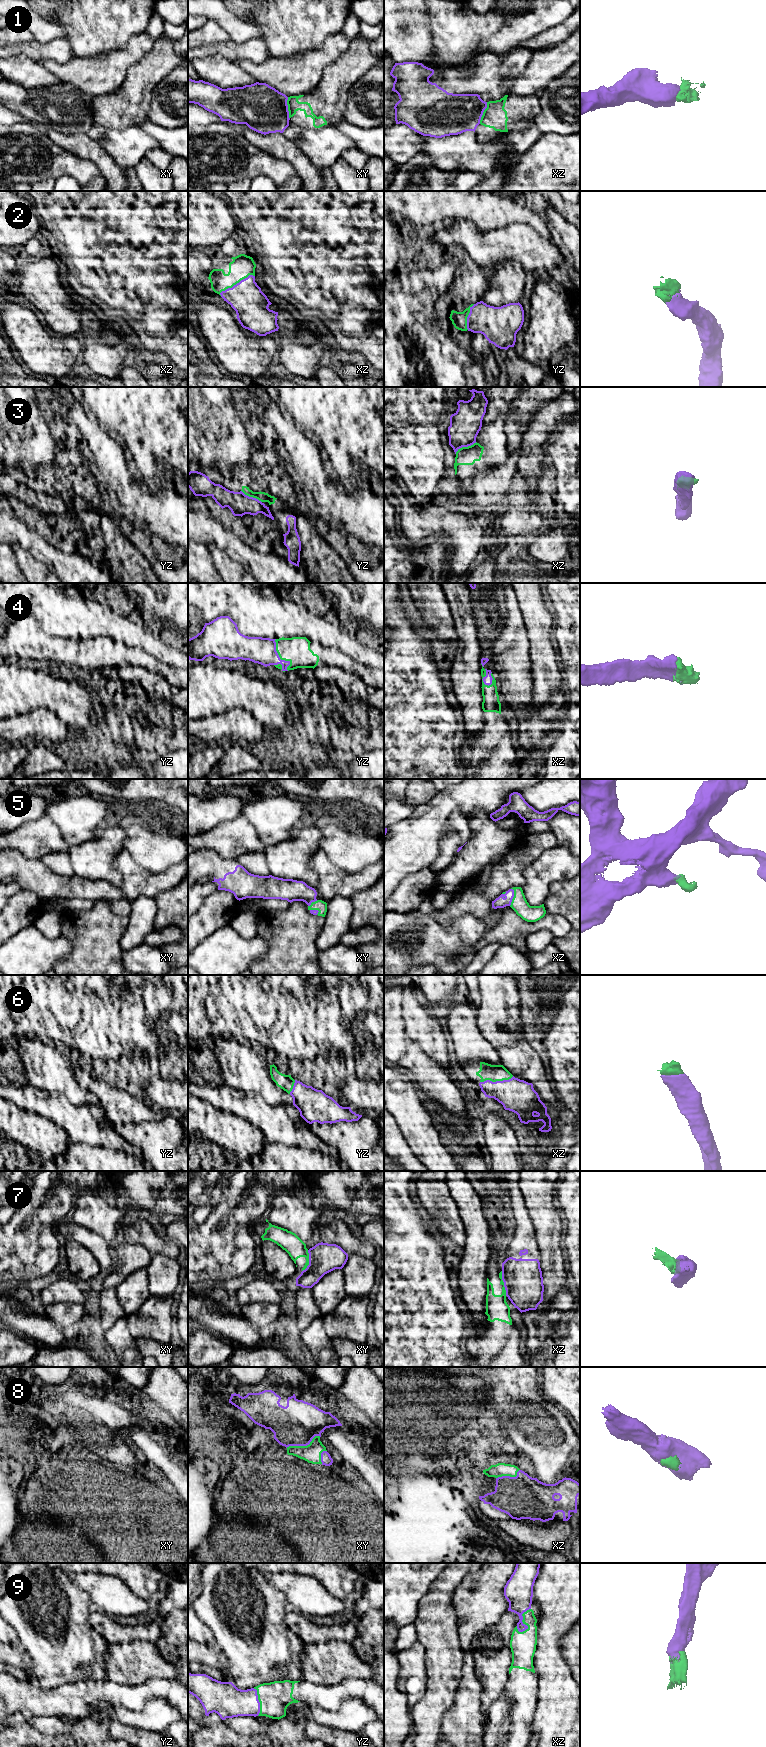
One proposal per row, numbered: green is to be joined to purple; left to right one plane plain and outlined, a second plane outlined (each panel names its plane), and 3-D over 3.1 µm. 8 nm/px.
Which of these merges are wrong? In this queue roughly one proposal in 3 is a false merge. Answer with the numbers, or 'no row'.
1, 3, 7

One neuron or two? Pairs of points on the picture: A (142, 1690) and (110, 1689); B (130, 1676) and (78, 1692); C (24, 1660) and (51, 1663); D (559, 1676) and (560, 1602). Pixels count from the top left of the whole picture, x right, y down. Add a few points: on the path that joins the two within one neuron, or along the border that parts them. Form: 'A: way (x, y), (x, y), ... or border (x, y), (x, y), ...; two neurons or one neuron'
A: way (134, 1692), (118, 1692); one neuron
B: border (107, 1679), (117, 1683), (136, 1685); two neurons
C: border (23, 1650), (33, 1664), (35, 1676); two neurons
D: way (552, 1658), (552, 1625), (554, 1620); one neuron

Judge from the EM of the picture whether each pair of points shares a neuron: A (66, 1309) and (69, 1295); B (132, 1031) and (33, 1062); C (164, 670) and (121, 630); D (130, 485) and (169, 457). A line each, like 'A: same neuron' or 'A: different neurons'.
A: different neurons
B: different neurons
C: different neurons
D: different neurons

